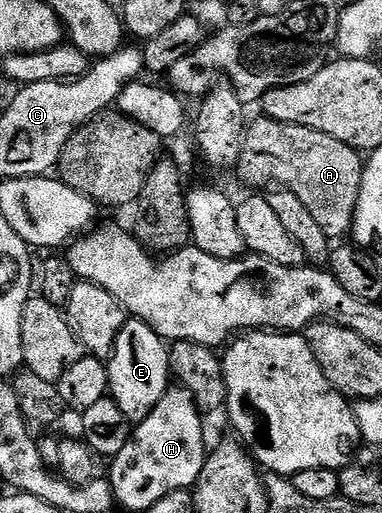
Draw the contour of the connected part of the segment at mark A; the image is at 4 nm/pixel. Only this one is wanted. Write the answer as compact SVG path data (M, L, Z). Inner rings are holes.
M257 116L257 119L248 123L243 140L243 152L237 161L235 174L238 174L249 188L268 187L276 184L282 190L295 192L303 204L307 204L307 209L311 211L311 216L327 232L330 240L341 240L350 233L355 220L355 208L359 204L359 188L361 187L361 172L363 169L363 158L356 150L352 150L343 140L335 140L335 136L327 136L327 132L315 132L315 128L303 128L295 124L283 124L279 120L271 120L264 116Z

